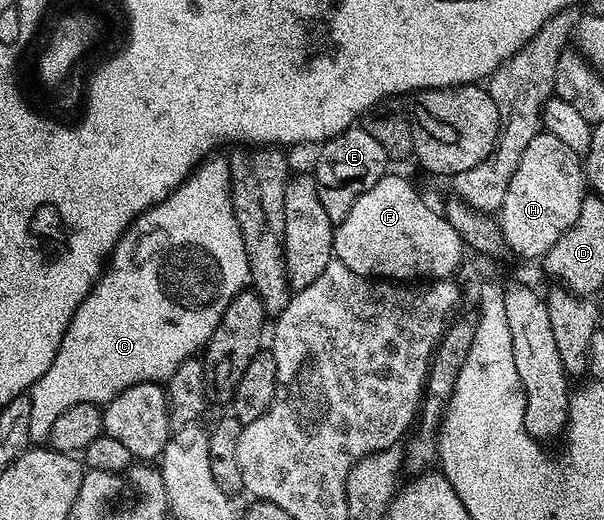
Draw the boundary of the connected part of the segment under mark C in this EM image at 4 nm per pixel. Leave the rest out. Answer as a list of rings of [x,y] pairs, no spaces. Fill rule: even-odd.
[[[213,159],[202,160],[192,174],[167,199],[136,216],[129,229],[117,240],[117,245],[114,246],[106,263],[105,271],[98,278],[94,288],[89,291],[87,298],[83,298],[79,310],[75,310],[75,314],[63,334],[59,350],[55,354],[55,362],[51,362],[47,374],[43,374],[43,378],[39,378],[39,382],[35,382],[27,393],[31,402],[30,441],[48,441],[51,426],[55,426],[55,418],[59,418],[59,414],[71,410],[71,406],[79,406],[79,402],[91,402],[104,406],[119,394],[123,394],[123,390],[127,390],[136,384],[142,384],[143,382],[155,384],[168,381],[169,376],[175,374],[175,370],[179,370],[179,366],[183,366],[183,362],[194,359],[204,349],[205,343],[208,342],[215,330],[215,326],[219,326],[219,318],[223,314],[223,310],[227,310],[227,306],[231,306],[231,298],[235,298],[240,292],[246,291],[249,284],[249,267],[247,266],[247,250],[243,250],[243,234],[239,230],[239,222],[235,222],[235,210],[231,202],[229,187],[233,181],[233,176],[229,172],[228,159]]]

